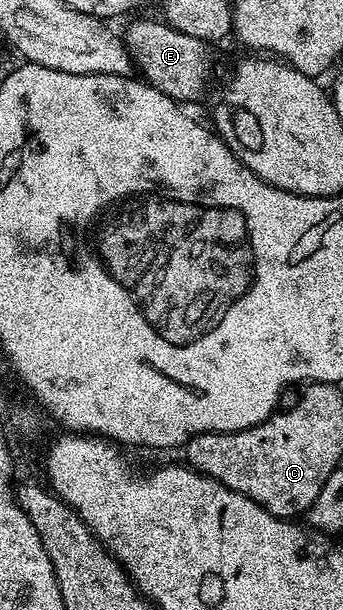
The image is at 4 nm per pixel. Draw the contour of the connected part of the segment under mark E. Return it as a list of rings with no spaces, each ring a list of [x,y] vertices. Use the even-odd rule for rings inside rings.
[[[160,18],[157,19],[137,19],[123,31],[126,49],[132,55],[132,62],[138,68],[141,66],[139,75],[144,82],[178,103],[189,105],[192,99],[200,97],[209,79],[214,48],[199,37],[191,37]]]

